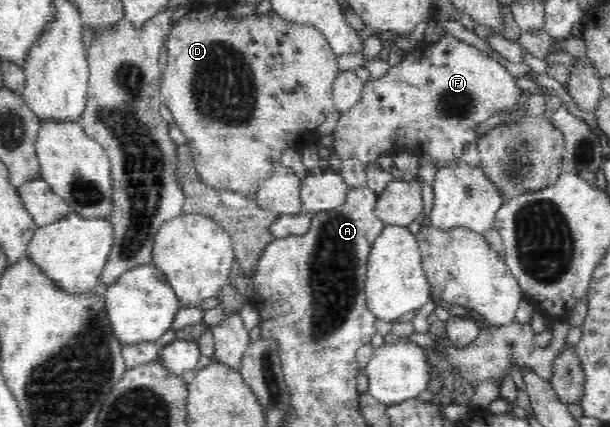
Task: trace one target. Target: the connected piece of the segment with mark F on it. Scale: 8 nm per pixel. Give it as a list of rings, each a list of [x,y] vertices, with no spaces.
[[[448,34],[436,43],[419,44],[404,53],[401,64],[394,65],[386,76],[367,82],[360,94],[358,103],[341,114],[332,133],[331,151],[336,152],[342,161],[356,158],[364,165],[380,156],[394,156],[399,151],[408,151],[420,159],[434,158],[436,169],[440,169],[460,160],[464,146],[470,142],[477,143],[484,135],[475,131],[479,123],[496,112],[516,111],[515,103],[523,90],[517,87],[516,78],[494,57]]]

